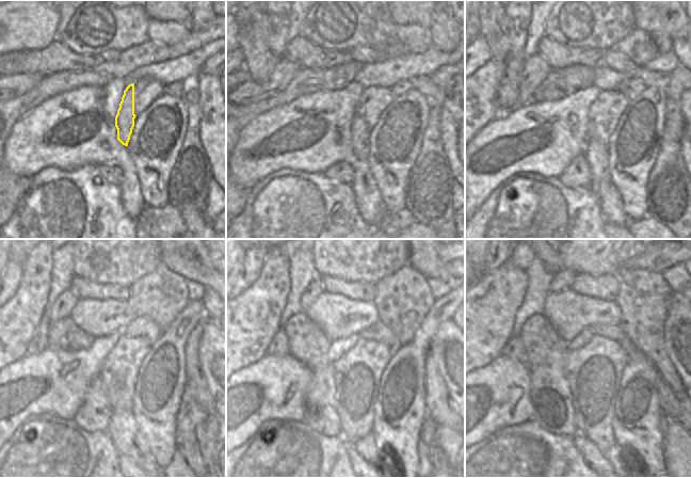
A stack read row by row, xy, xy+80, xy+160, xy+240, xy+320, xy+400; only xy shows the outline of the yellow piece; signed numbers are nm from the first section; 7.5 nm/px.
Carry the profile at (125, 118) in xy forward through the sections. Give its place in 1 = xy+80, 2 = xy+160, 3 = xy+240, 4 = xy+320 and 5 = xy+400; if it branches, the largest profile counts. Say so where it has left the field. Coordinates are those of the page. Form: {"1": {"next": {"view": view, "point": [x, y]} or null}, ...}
{"1": {"next": {"view": "xy+80", "point": [359, 130]}}, "2": {"next": {"view": "xy+160", "point": [595, 152]}}, "3": {"next": {"view": "xy+240", "point": [123, 430]}}, "4": {"next": {"view": "xy+320", "point": [368, 447]}}, "5": {"next": {"view": "xy+400", "point": [617, 456]}}}

